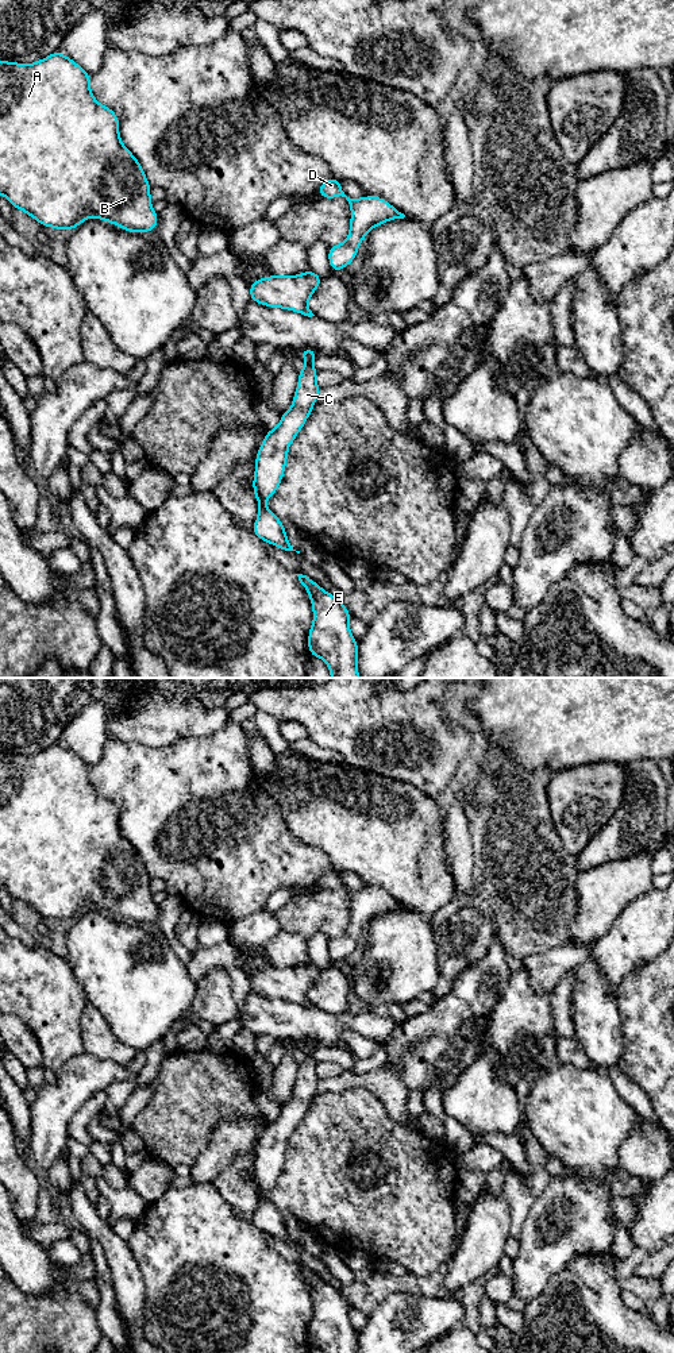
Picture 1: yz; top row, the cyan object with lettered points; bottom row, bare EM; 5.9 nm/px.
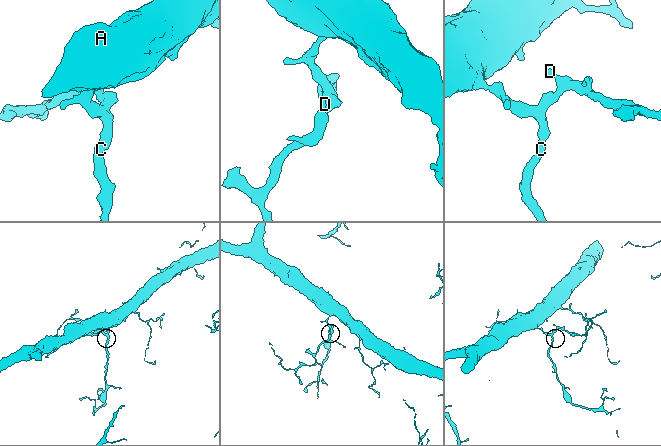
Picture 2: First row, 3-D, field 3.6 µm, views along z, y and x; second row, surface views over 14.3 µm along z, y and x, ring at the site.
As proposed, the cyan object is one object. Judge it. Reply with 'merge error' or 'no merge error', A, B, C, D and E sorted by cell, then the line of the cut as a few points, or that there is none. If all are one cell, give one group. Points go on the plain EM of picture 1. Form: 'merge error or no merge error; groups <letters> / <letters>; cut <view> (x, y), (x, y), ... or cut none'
no merge error; groups A B C D E; cut none

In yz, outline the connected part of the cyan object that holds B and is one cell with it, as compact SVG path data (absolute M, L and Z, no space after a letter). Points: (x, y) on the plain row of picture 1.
M55 743L34 755L16 755L0 751L0 886L5 887L12 899L22 901L43 918L72 922L88 909L109 913L123 922L142 925L155 922L158 905L154 903L150 890L151 878L145 867L143 859L131 843L122 834L119 826L118 806L105 797L97 794L89 779L90 766L86 764L72 749Z

